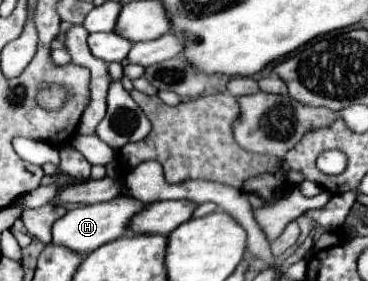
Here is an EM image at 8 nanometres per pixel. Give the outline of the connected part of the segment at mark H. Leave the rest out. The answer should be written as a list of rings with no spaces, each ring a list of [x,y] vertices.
[[[118,195],[110,201],[96,203],[96,205],[76,207],[54,223],[54,227],[52,227],[54,243],[64,245],[76,253],[92,253],[100,245],[122,237],[130,229],[130,215],[136,215],[138,211],[142,211],[142,207],[146,207],[146,205],[138,203],[138,199],[128,197],[128,195]]]

